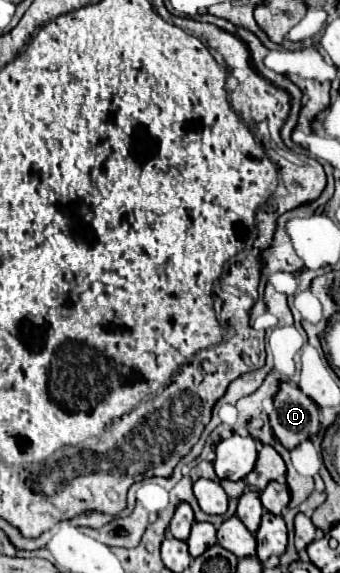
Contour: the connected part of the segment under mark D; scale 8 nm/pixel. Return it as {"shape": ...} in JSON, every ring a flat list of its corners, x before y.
{"shape":[[281,383,273,405,271,427,285,449,291,451,319,433,319,407,293,383]]}

